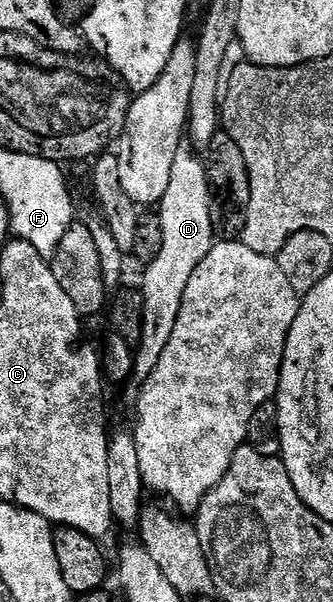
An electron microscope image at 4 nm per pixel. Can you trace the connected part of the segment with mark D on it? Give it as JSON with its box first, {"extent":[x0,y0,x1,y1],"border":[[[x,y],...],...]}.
{"extent":[132,147,216,387],"border":[[[183,147],[176,151],[168,191],[164,191],[164,199],[160,202],[157,215],[162,220],[164,243],[156,259],[145,266],[146,274],[140,282],[144,299],[144,327],[140,335],[140,343],[134,351],[132,370],[133,384],[138,387],[148,379],[148,375],[152,375],[152,371],[156,371],[156,363],[160,363],[160,355],[164,355],[164,347],[168,347],[168,339],[172,339],[176,319],[180,319],[180,303],[184,303],[184,287],[188,287],[188,279],[192,279],[192,271],[200,267],[204,255],[208,255],[208,251],[216,243],[212,231],[206,166],[203,158],[193,148]]]}

